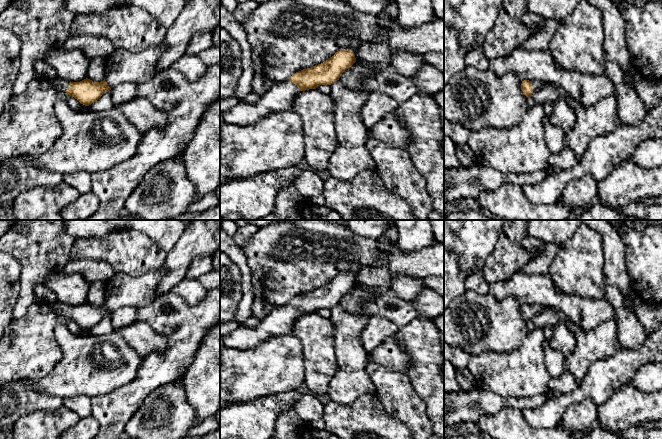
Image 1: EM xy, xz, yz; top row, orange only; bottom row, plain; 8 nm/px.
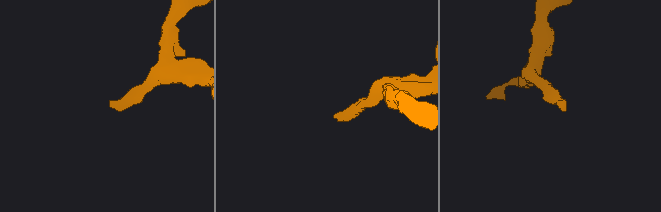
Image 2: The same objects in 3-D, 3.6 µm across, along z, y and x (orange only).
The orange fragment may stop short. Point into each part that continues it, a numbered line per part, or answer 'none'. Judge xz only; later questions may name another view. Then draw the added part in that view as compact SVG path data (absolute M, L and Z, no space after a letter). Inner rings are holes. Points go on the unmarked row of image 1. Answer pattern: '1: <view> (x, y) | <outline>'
1: xz (280, 321) | M289 304L282 305L261 319L256 326L249 328L240 324L236 330L224 336L224 345L241 350L251 349L272 337L290 333L298 316L297 309Z

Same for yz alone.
1: yz (537, 309) | M532 305L532 311L533 311L533 317L540 314L545 307L540 306L540 305Z

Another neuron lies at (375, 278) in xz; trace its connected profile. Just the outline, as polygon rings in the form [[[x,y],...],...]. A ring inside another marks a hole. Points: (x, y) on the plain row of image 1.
[[[386,237],[378,238],[376,241],[379,247],[377,260],[359,271],[356,286],[371,293],[383,293],[391,286],[392,277],[386,268],[387,257],[396,245]]]

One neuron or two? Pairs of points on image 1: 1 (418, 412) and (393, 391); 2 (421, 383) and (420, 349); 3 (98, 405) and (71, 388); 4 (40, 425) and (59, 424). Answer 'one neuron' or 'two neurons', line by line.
1: one neuron
2: one neuron
3: two neurons
4: one neuron

